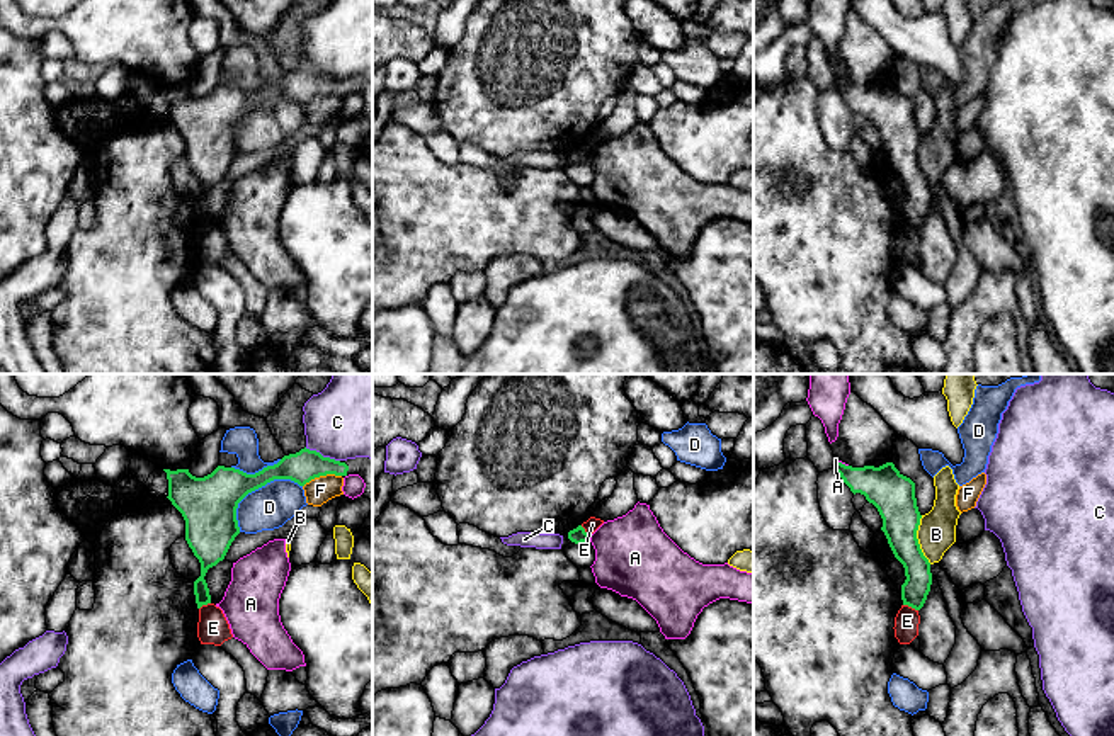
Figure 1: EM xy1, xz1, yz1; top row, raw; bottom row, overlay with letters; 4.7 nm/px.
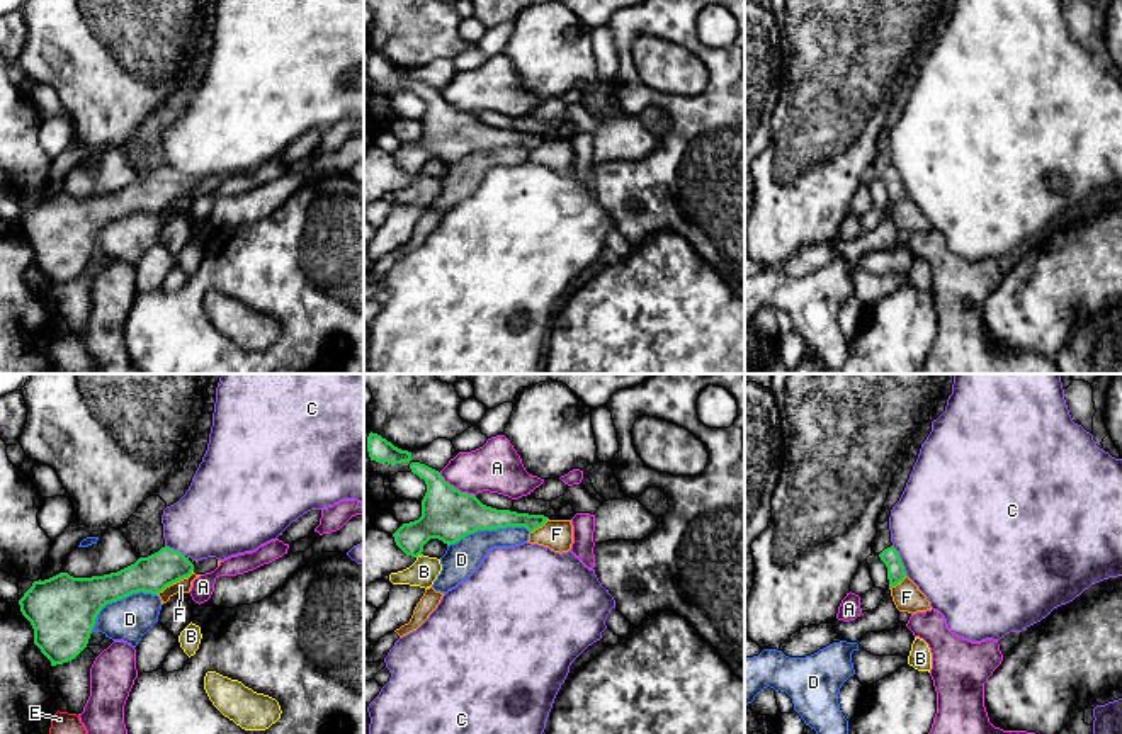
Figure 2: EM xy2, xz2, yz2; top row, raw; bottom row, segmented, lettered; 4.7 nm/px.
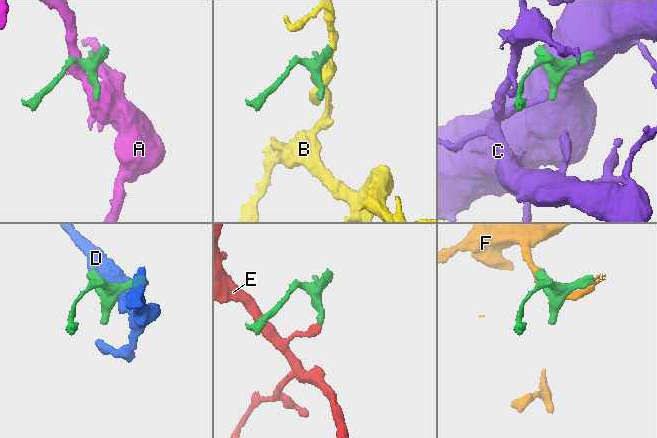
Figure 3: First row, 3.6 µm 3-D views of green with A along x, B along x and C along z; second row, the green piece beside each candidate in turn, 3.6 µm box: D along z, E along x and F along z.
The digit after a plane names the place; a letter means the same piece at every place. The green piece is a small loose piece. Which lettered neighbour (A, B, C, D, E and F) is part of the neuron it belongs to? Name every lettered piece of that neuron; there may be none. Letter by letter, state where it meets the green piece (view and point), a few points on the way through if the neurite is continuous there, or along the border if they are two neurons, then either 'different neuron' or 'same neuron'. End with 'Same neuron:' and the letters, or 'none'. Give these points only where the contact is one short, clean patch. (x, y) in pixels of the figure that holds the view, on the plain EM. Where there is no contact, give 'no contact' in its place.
A: xz2 (454, 107) | different neuron
B: yz1 (917, 158) | different neuron
C: xy1 (320, 73) | different neuron
D: xy1 (255, 107) | different neuron
E: yz1 (910, 225) | along yz1 (903, 223), (917, 230) | different neuron
F: xy1 (322, 94) | along xy1 (341, 94), (320, 94), (303, 106) | different neuron
Same neuron: none

